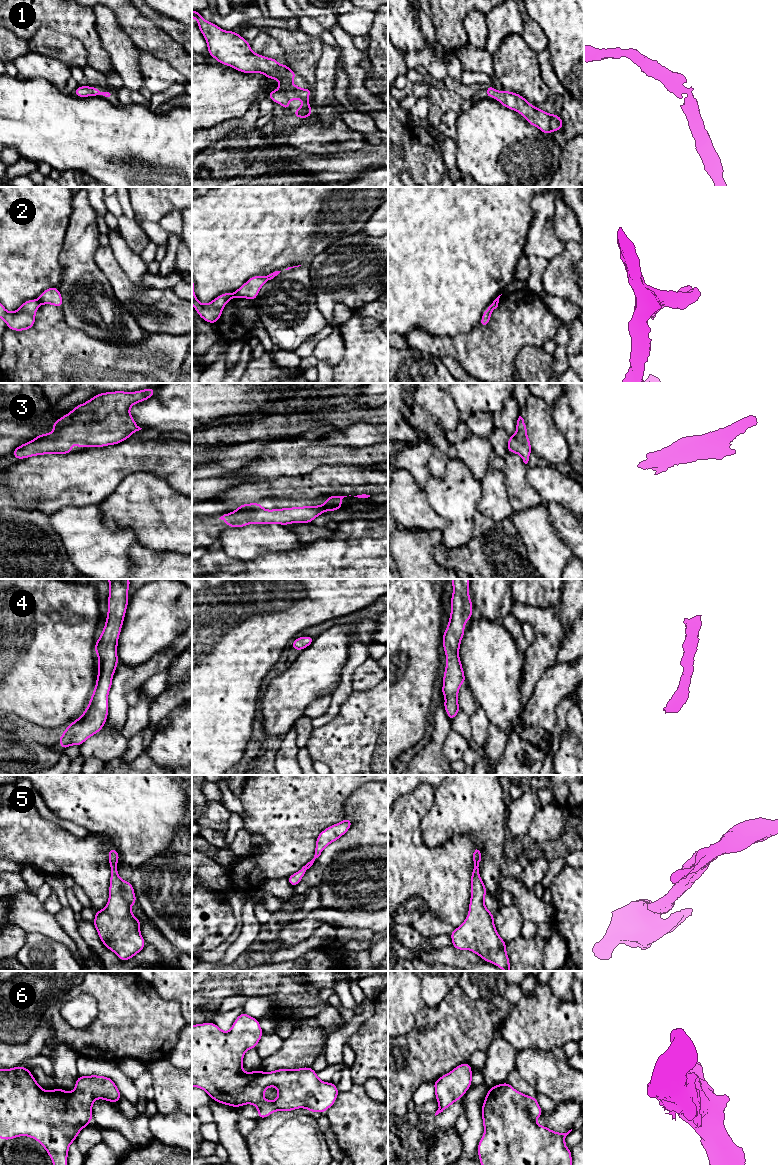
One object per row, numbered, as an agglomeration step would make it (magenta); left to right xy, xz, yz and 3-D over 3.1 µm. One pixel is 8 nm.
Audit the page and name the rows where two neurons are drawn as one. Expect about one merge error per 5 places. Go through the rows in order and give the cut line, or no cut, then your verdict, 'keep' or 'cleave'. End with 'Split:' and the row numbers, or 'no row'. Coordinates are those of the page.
1: no cut | keep
2: xz (233, 293), (235, 297) | cleave
3: no cut | keep
4: no cut | keep
5: no cut | keep
6: no cut | keep
Split: 2

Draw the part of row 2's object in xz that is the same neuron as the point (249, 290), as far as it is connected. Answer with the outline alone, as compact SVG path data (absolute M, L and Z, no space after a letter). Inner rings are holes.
M275 271L267 276L252 276L245 284L234 293L235 298L247 298L254 301L261 287L269 280L277 276L281 271Z

